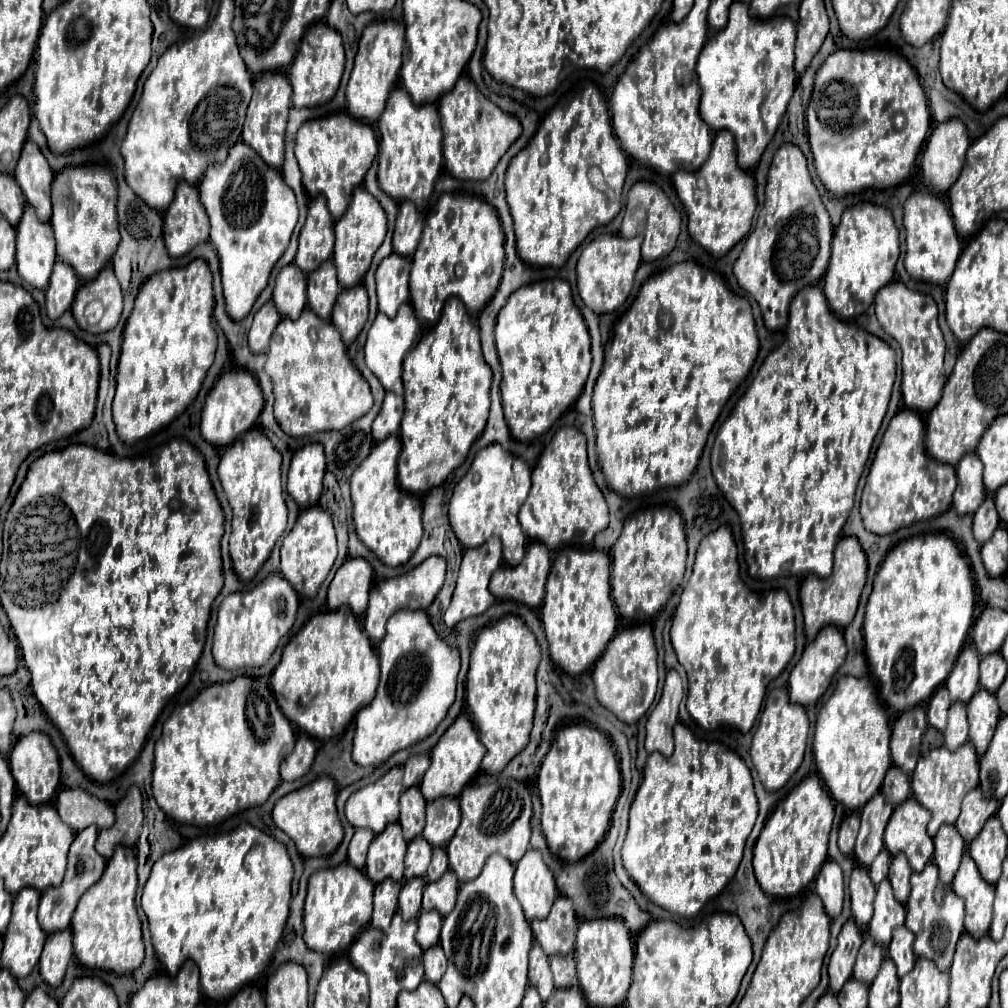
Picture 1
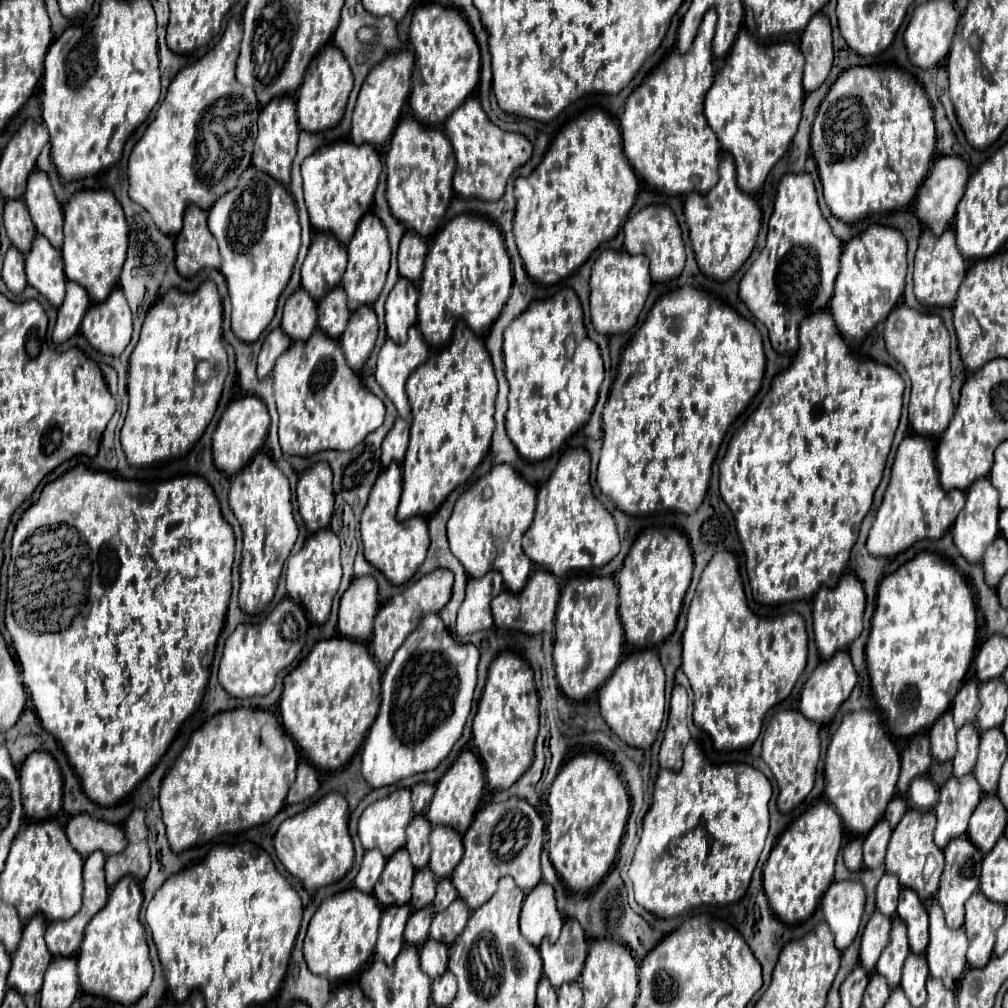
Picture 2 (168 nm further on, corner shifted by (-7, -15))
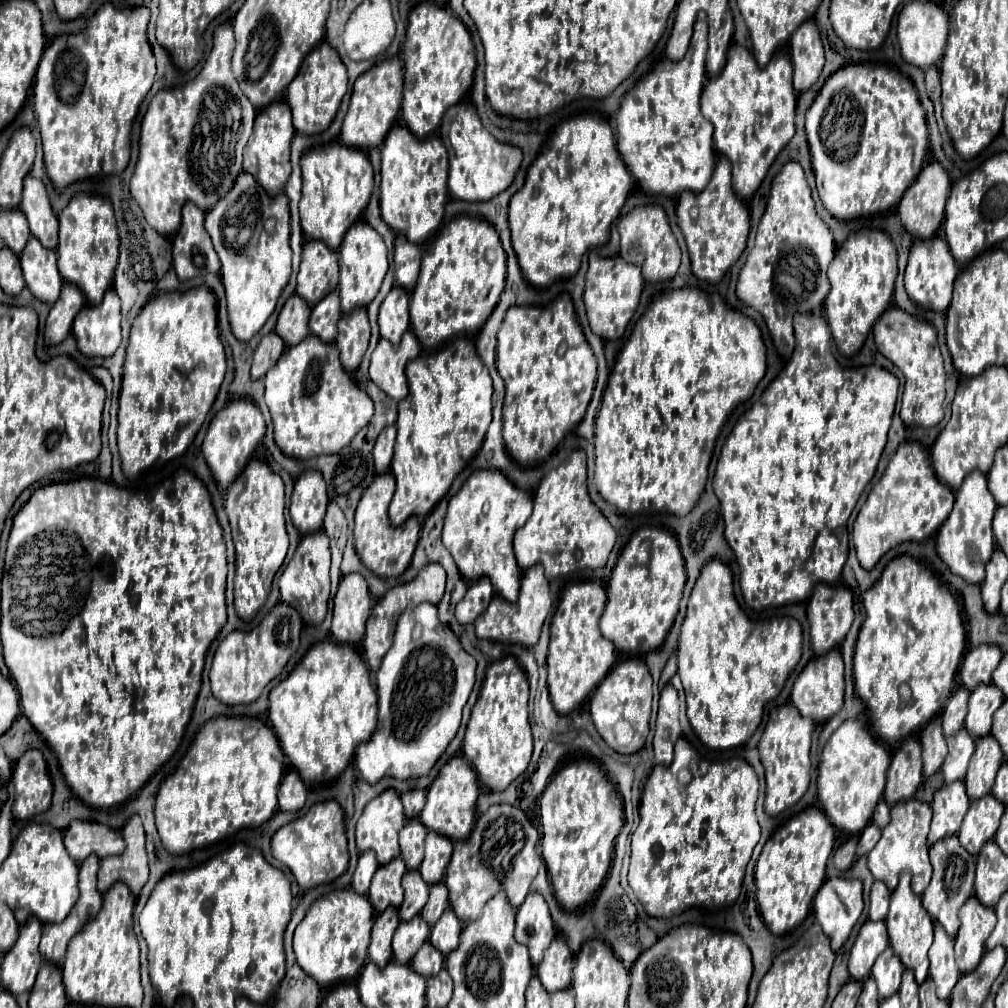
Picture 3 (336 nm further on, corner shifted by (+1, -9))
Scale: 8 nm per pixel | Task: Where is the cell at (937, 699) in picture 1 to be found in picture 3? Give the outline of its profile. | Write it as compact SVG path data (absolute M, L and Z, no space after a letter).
M932 719L924 727L920 745L922 745L922 773L924 773L924 777L930 777L940 769L940 765L944 763L944 757L948 753L940 719Z

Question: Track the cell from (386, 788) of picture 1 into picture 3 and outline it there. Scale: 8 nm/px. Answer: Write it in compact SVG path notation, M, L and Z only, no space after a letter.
M394 789L384 791L376 801L370 801L356 823L358 851L374 851L380 865L390 863L400 855L398 831L406 819L402 813L400 795Z

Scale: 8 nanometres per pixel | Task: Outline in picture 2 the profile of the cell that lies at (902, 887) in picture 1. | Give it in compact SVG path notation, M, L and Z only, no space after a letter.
M904 887L900 891L900 901L898 901L896 913L908 927L910 949L924 953L924 947L928 945L928 913L926 913L918 893Z

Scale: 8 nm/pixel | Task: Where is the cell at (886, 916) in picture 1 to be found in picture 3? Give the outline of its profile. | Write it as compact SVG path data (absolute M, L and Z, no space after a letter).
M890 947L876 959L876 965L872 967L872 977L878 983L880 999L886 999L898 993L902 983L902 971L904 967L900 965L900 959L892 953Z

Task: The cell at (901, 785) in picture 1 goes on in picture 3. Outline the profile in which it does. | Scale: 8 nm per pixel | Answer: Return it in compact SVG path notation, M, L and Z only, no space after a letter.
M880 801L878 807L876 807L876 811L874 811L872 823L876 823L882 829L884 825L888 825L888 821L890 821L890 807L886 805L886 801Z

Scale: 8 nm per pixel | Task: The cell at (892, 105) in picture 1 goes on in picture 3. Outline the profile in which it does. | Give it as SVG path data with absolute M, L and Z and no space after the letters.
M858 63L838 69L824 83L816 101L808 109L806 133L818 195L826 211L830 211L840 221L882 213L898 205L908 185L912 185L912 181L918 177L928 155L928 125L914 83L896 69L882 65Z

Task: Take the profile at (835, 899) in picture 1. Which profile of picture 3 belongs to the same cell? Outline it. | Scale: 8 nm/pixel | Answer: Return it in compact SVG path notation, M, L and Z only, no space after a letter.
M830 877L820 887L816 893L814 915L834 951L846 943L862 909L862 883L858 879Z

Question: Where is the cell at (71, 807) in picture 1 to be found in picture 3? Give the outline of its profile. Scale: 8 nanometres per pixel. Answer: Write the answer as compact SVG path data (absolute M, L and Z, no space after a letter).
M72 821L64 831L64 845L76 863L82 863L92 853L98 855L98 859L124 853L120 831L90 821Z

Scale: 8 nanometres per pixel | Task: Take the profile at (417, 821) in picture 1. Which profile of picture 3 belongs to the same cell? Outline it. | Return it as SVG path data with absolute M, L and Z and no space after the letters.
M412 819L404 825L400 831L400 847L402 847L402 859L406 863L406 869L418 869L424 859L424 837L428 829L418 821Z

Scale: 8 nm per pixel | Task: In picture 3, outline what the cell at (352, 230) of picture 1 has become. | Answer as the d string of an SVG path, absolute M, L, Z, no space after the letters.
M358 221L348 229L340 247L340 283L338 293L342 301L342 311L352 313L356 307L366 307L378 295L384 275L388 271L388 251L384 239L366 223Z

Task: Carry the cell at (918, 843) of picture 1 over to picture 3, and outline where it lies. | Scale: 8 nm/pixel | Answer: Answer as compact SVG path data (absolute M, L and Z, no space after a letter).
M910 799L894 805L890 811L890 823L882 829L882 837L876 847L868 853L868 869L876 881L884 881L890 891L896 889L898 877L902 871L910 871L912 889L916 895L922 895L932 877L932 865L928 859L928 843L926 835L932 821L932 809L928 803Z

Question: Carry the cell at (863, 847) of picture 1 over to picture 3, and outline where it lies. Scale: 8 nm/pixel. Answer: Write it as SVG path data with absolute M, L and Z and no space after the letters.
M870 823L870 825L862 831L862 835L860 835L860 841L858 841L858 857L868 855L870 849L874 849L874 845L876 845L878 839L880 839L880 829L878 829L874 823Z

